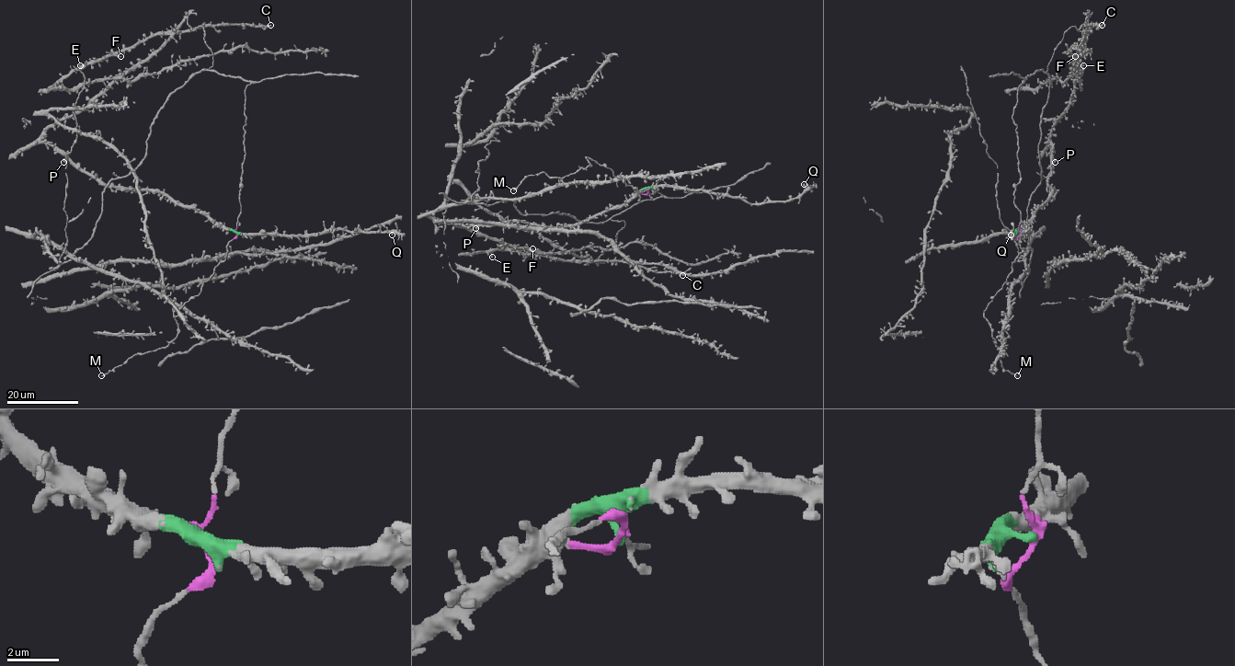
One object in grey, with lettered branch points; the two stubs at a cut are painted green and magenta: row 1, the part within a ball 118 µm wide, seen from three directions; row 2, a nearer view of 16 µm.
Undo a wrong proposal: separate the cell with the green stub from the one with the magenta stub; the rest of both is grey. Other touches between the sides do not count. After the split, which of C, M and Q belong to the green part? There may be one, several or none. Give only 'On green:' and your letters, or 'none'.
On green: C, Q

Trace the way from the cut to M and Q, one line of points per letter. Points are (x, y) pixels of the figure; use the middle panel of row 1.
M: (647, 192), (639, 195), (588, 157), (577, 171), (527, 176), (513, 189)
Q: (647, 192), (658, 187), (705, 189), (761, 203), (793, 200), (804, 190), (804, 184)

